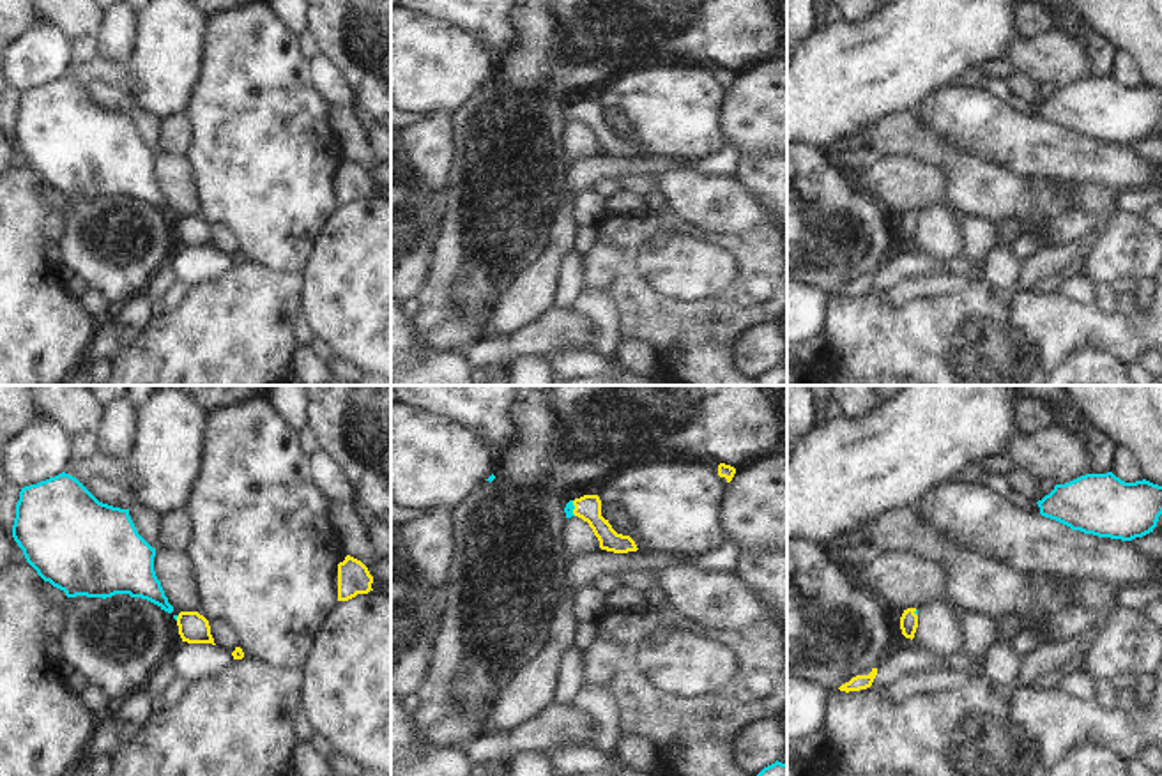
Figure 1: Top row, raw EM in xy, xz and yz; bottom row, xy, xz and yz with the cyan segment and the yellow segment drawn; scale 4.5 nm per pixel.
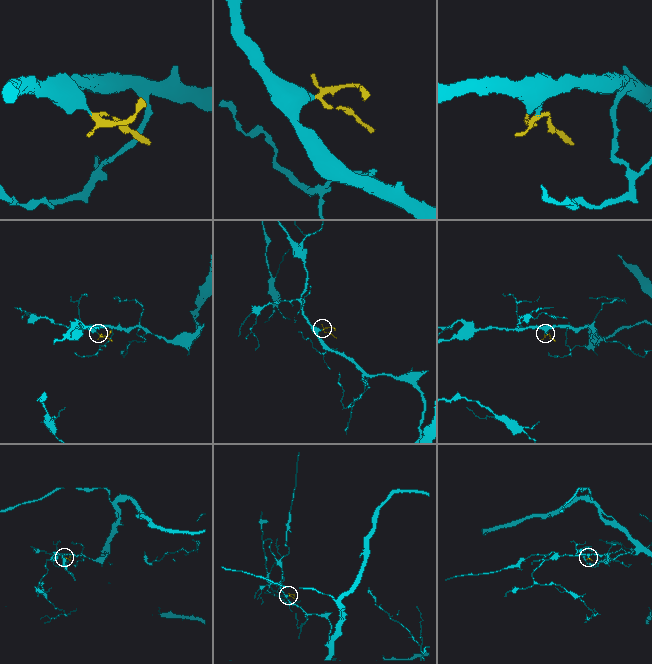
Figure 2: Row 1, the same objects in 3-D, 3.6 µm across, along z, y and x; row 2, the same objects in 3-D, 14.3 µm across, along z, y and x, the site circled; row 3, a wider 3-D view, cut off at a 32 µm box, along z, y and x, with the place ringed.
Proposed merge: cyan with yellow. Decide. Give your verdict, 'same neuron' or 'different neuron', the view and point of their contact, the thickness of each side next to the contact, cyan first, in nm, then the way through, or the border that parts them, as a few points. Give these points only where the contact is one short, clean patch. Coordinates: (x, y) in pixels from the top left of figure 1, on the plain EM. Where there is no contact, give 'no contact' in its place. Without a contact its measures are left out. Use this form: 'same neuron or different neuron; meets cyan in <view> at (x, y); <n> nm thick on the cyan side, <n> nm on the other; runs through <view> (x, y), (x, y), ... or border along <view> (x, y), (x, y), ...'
same neuron; meets cyan in xz at (573, 112); 50 nm thick on the cyan side, 120 nm on the other; runs through xz (568, 114), (573, 112), (588, 112)

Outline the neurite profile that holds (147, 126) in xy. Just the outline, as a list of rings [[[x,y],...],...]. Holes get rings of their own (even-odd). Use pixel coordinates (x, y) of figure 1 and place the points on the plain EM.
[[[133,110],[129,111],[129,120],[138,134],[138,138],[157,154],[157,140],[161,133],[161,120],[149,111]]]

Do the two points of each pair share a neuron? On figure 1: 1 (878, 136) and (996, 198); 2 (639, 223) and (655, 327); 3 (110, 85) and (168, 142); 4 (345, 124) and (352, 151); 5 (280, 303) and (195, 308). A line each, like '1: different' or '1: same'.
1: same
2: same
3: different
4: same
5: same

